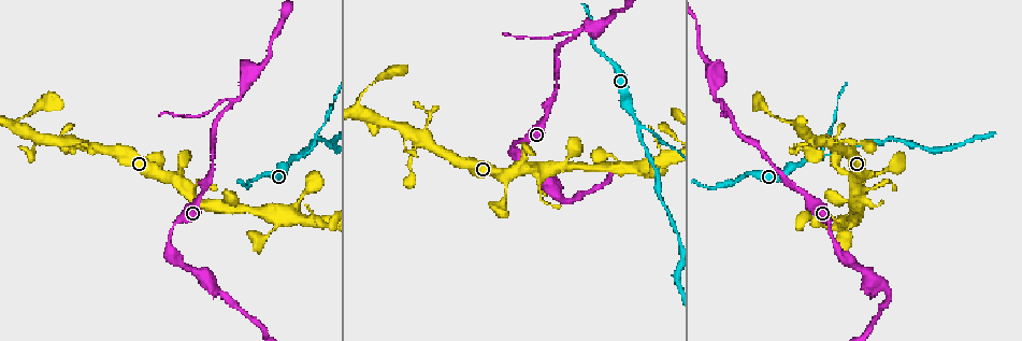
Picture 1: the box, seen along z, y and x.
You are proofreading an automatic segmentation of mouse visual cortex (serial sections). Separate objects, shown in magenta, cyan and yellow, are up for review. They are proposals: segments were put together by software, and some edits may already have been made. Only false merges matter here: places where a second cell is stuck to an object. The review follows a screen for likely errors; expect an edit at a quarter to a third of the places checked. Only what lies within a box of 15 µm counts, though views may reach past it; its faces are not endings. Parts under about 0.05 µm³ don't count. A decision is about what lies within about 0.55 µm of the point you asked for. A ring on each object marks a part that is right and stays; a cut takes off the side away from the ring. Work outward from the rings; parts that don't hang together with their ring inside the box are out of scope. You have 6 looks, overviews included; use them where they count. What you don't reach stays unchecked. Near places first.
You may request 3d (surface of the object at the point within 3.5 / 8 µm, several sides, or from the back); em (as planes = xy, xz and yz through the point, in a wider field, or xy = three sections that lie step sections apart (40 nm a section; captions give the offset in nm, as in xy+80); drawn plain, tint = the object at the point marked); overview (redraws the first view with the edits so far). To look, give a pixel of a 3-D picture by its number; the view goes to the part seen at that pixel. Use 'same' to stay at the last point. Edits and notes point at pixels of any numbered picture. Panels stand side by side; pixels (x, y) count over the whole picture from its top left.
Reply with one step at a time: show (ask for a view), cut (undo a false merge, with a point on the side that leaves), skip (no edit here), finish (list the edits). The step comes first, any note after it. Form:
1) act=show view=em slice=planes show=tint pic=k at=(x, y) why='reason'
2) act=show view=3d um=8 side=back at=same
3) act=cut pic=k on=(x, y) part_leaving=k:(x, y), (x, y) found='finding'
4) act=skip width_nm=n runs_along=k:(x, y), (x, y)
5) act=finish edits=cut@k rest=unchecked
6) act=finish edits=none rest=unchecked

act=show view=3d um=8 side=back pic=1 at=(575, 32) why='branch point'

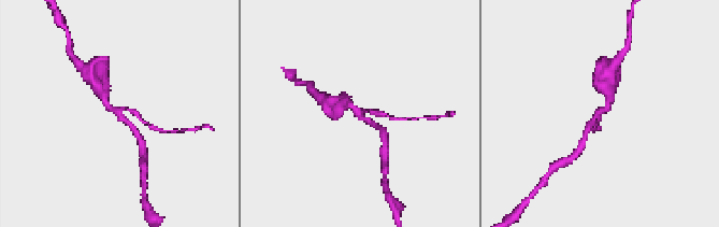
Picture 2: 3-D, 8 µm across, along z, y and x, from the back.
act=show view=3d um=3.5 pic=2 at=(358, 114)

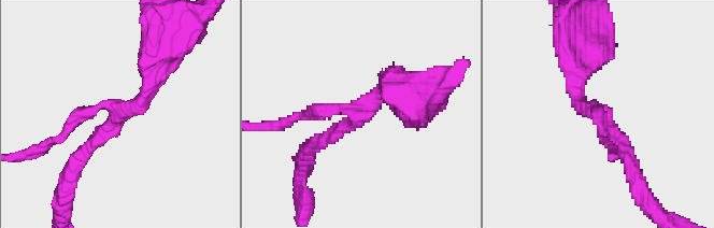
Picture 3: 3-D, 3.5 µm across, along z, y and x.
act=show view=em slice=xy step=5 show=tint pic=3 at=(358, 111) arms=3 arm_widths_nm=200,200,250

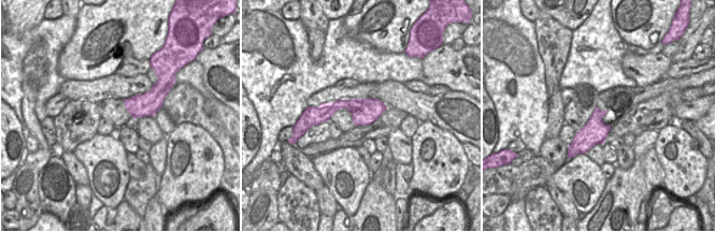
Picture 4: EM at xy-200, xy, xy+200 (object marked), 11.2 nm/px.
act=skip runs_along=4:(382, 106), (338, 104), (315, 118) found='continuous, no second cell'

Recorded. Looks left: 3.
act=show view=3d um=3.5 pic=1 at=(296, 156) why='three arms meet'

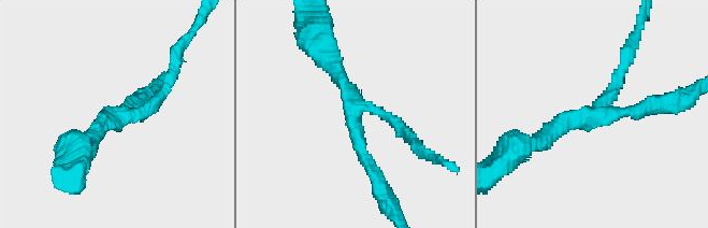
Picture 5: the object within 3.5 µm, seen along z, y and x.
act=show view=em slice=xy step=2 show=tint pic=5 at=(355, 106) arms=3 arm_widths_nm=200,200,250 why='shape alone is not enough'

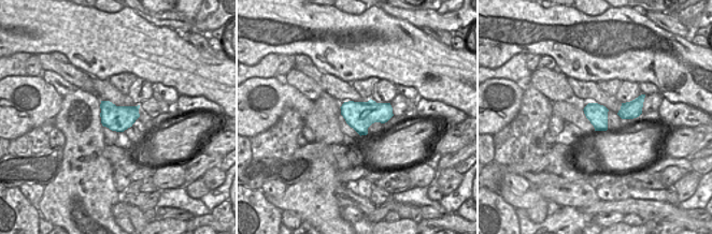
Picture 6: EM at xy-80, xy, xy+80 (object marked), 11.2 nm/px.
act=skip runs_along=5:(320, 53), (354, 102), (370, 168) found='all the same cell'

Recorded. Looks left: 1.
act=finish edits=none rest=unchecked

